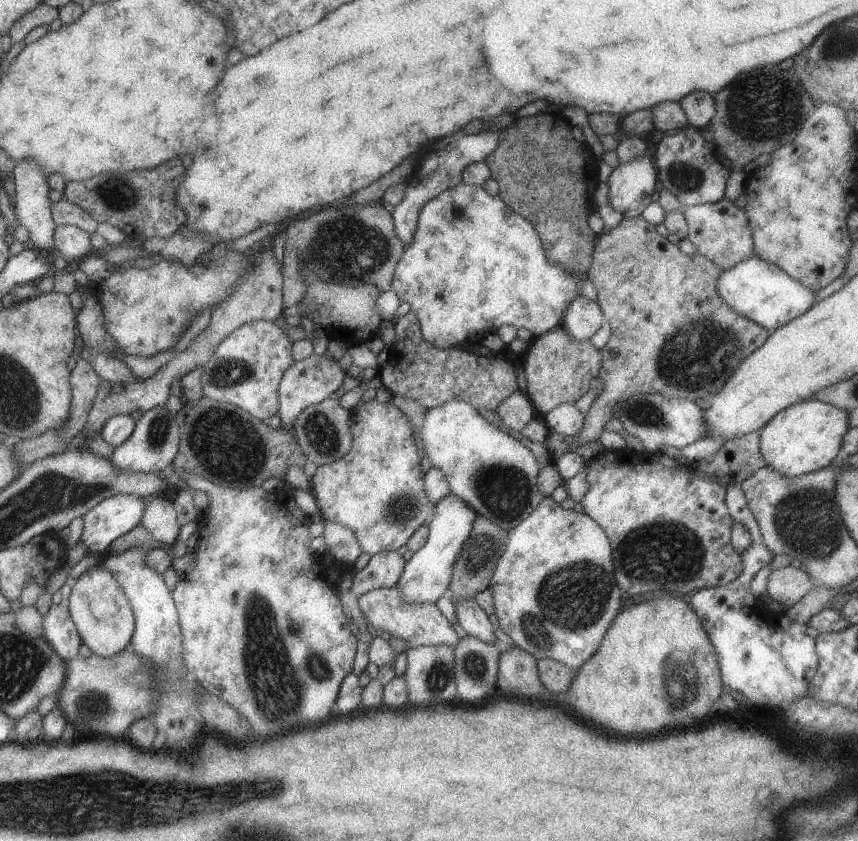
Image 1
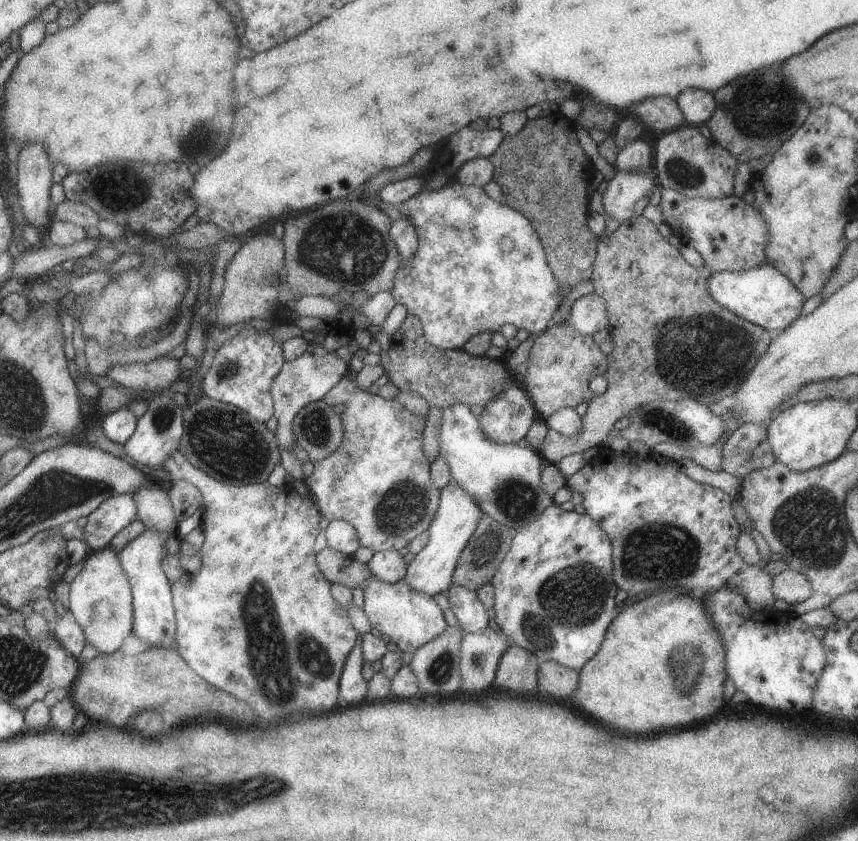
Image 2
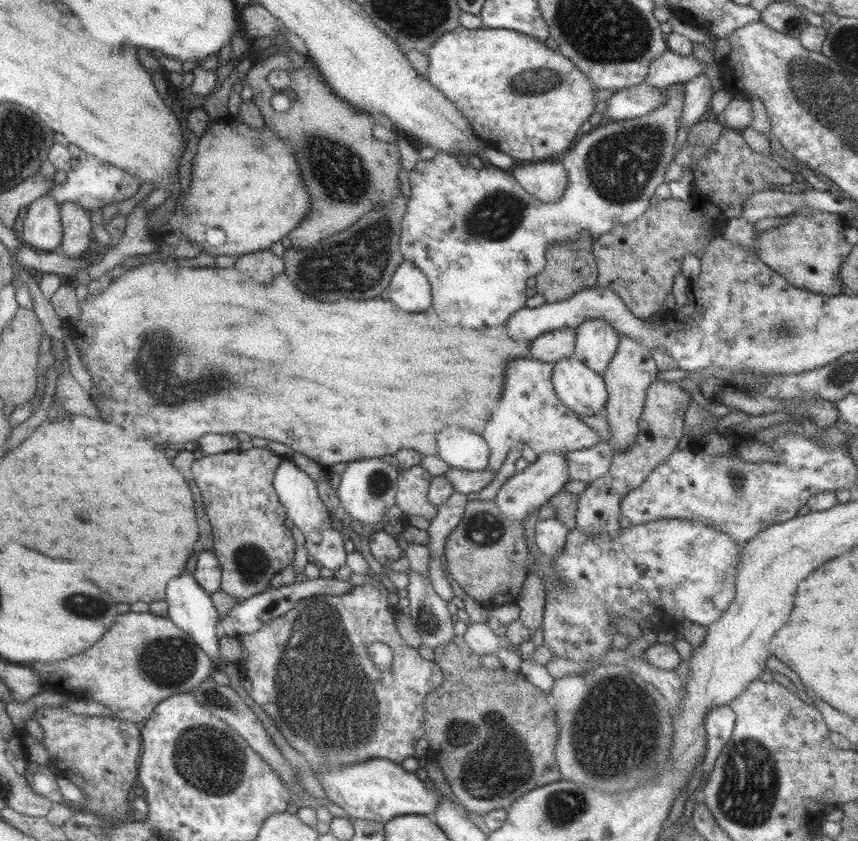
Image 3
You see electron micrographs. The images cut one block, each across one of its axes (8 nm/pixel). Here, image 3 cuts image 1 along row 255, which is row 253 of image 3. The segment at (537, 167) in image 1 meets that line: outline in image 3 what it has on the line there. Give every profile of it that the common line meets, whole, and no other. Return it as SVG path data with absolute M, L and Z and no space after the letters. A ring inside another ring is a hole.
M581 231L577 239L569 239L563 243L553 243L547 246L544 254L544 268L536 275L534 286L536 293L543 296L545 303L560 302L570 298L581 289L596 286L597 268L591 250L593 241L587 231Z

